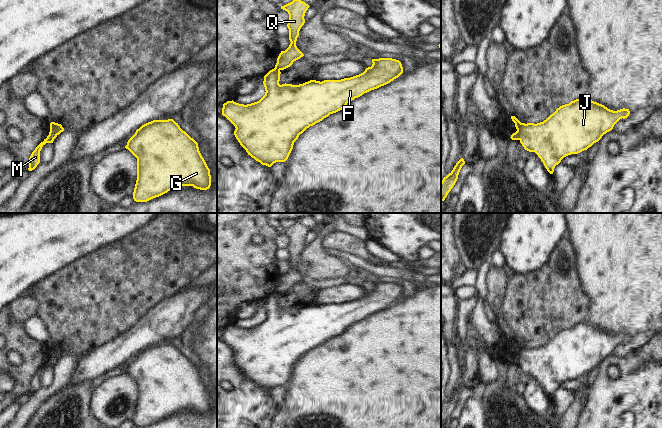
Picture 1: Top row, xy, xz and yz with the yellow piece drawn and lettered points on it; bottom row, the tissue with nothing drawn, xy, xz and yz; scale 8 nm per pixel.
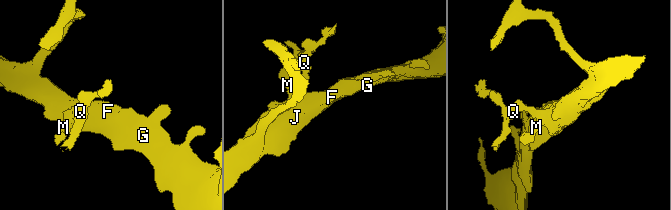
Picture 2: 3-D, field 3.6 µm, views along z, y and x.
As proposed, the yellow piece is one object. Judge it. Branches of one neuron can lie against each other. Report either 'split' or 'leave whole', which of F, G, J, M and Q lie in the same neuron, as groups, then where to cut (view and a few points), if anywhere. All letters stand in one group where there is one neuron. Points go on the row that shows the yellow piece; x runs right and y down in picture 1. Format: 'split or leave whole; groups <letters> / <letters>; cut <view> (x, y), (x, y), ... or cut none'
split; groups F G J M / Q; cut yz (521, 123), (518, 139)

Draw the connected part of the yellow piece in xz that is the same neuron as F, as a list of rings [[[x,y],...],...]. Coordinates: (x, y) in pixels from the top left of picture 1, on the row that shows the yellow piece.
[[[392,58],[372,59],[372,66],[359,75],[341,80],[310,80],[303,84],[279,84],[280,70],[274,68],[264,76],[265,95],[257,102],[239,104],[227,101],[222,115],[234,126],[234,135],[248,155],[262,165],[271,167],[276,162],[285,162],[294,142],[307,128],[315,125],[330,114],[342,110],[348,102],[371,90],[384,86],[403,73],[399,60]]]

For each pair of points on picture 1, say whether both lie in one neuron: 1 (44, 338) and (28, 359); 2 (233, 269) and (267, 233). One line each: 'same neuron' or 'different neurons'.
1: different neurons
2: same neuron

